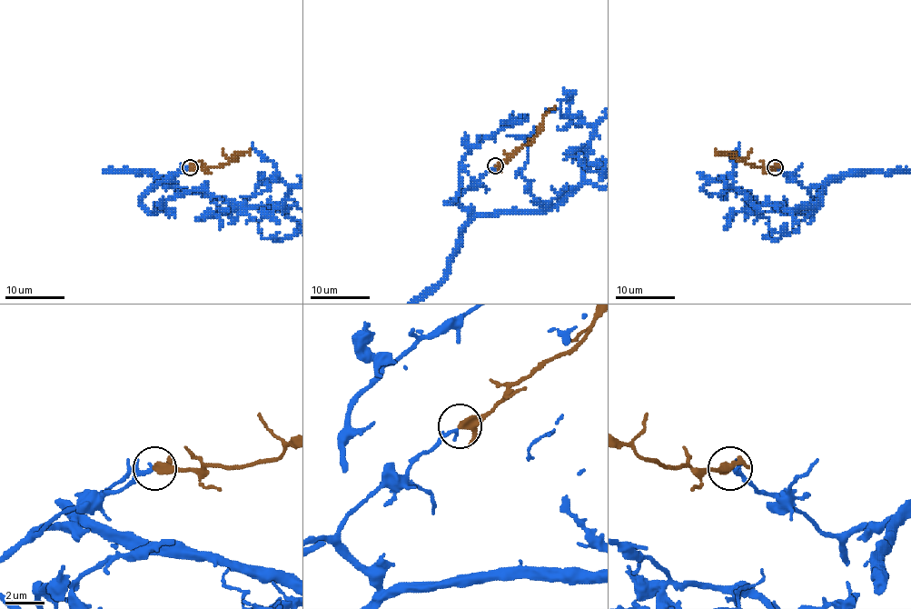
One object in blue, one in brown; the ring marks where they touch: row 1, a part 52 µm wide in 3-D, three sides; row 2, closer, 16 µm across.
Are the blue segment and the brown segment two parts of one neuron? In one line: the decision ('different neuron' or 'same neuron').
same neuron

